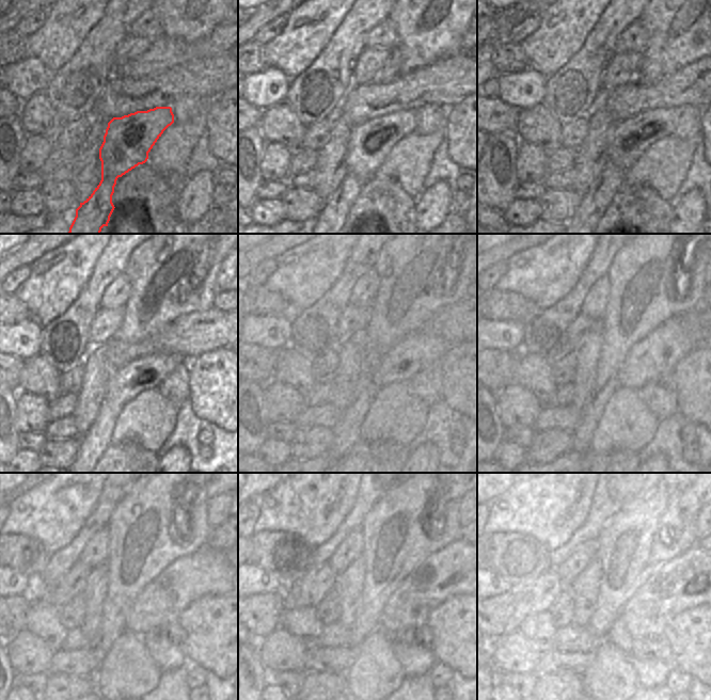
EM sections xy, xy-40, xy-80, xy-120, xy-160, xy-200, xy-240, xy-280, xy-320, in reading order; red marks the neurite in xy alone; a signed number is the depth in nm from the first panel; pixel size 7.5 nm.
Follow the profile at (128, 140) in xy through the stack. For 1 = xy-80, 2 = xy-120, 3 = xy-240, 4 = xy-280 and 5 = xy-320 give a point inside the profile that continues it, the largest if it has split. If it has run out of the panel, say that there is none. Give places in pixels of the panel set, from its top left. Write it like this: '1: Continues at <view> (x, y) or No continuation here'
1: Continues at xy-80 (614, 139)
2: Continues at xy-120 (161, 364)
3: Continues at xy-240 (207, 572)
4: Continues at xy-280 (455, 570)
5: Continues at xy-320 (673, 587)

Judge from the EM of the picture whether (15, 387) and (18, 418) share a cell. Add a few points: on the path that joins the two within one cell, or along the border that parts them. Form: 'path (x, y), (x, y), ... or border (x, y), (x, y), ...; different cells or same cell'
path (15, 395), (15, 411); same cell

